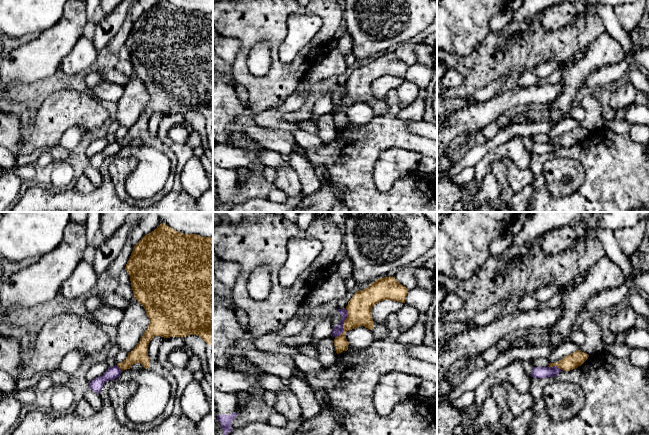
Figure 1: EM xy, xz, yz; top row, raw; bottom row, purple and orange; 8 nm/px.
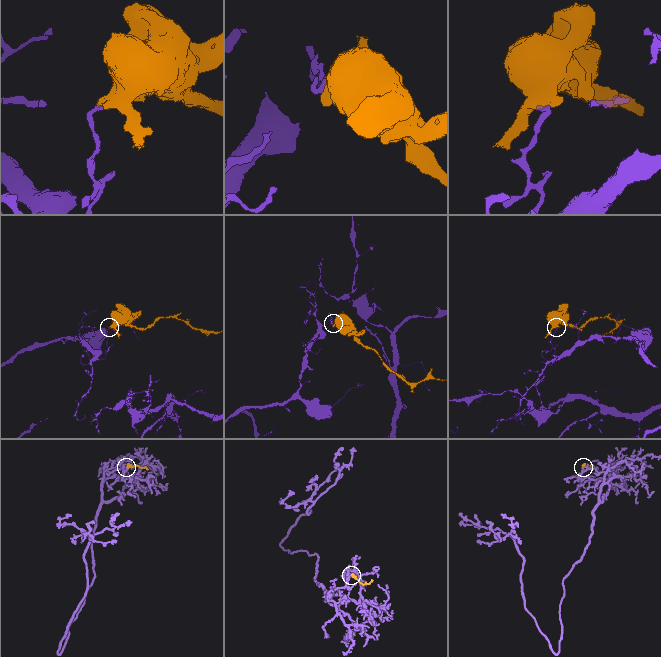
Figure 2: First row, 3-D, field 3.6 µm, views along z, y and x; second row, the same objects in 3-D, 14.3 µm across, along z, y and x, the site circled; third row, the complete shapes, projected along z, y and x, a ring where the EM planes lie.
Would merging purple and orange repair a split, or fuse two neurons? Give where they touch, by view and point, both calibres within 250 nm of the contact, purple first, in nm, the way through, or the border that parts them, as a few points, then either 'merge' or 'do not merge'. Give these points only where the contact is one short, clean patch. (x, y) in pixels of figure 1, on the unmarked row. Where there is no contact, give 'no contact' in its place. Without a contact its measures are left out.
meets purple in xz at (342, 100); 80 nm thick on the purple side, 200 nm on the other; border along xz (346, 84), (343, 107), (335, 113); do not merge

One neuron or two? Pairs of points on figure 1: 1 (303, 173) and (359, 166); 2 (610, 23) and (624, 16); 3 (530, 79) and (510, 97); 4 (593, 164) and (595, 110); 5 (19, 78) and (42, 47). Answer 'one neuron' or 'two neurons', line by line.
1: two neurons
2: two neurons
3: two neurons
4: two neurons
5: one neuron

